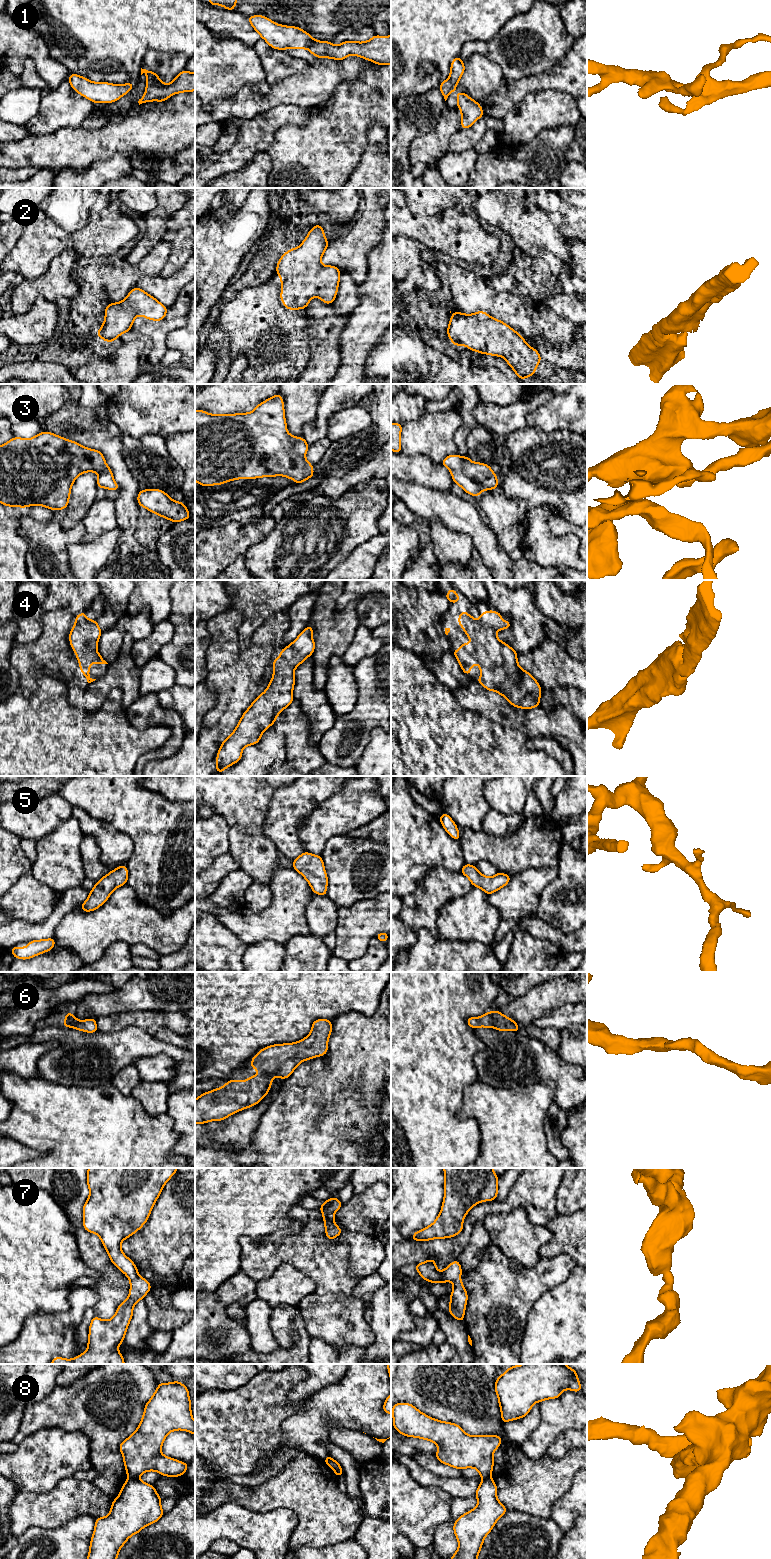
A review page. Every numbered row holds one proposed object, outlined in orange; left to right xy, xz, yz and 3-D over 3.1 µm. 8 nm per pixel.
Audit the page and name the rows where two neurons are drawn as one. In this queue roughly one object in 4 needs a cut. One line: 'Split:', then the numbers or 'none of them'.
Split: 8

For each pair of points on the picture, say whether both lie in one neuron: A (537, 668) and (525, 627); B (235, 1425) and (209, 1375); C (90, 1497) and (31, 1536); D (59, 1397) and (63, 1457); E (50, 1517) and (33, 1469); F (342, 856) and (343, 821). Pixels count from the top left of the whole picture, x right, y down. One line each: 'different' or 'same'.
A: different
B: different
C: different
D: different
E: different
F: different

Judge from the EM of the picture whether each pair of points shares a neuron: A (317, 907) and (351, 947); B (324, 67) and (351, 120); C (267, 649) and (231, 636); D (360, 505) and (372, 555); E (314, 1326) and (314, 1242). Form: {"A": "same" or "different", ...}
{"A": "different", "B": "different", "C": "same", "D": "different", "E": "same"}

